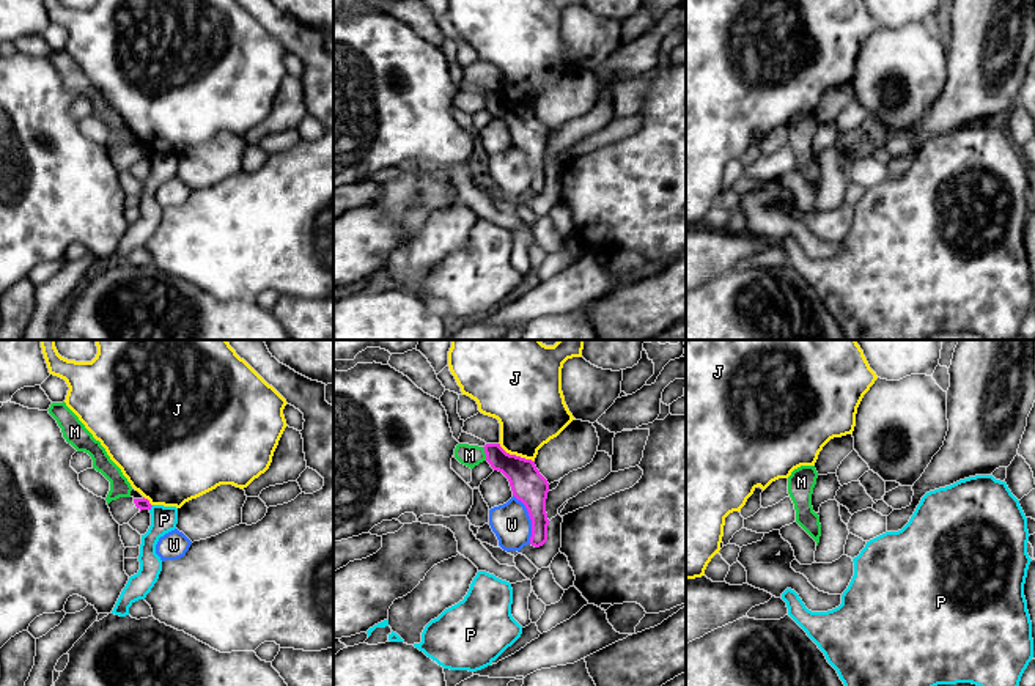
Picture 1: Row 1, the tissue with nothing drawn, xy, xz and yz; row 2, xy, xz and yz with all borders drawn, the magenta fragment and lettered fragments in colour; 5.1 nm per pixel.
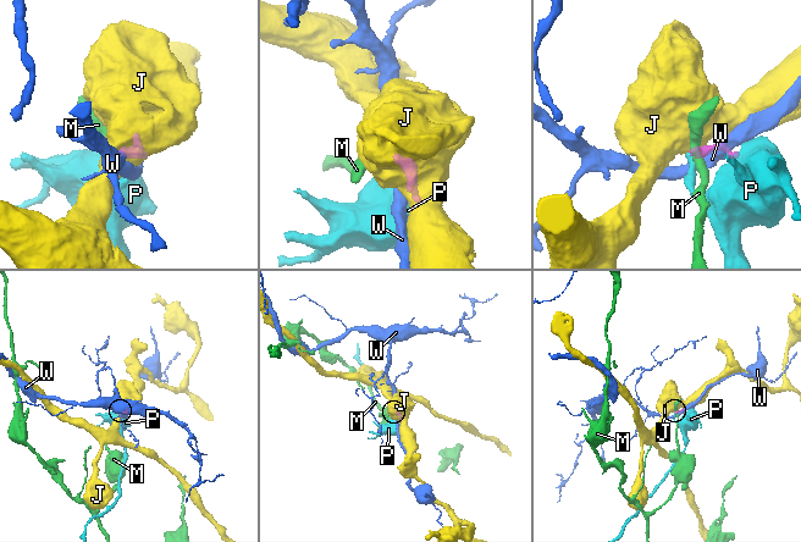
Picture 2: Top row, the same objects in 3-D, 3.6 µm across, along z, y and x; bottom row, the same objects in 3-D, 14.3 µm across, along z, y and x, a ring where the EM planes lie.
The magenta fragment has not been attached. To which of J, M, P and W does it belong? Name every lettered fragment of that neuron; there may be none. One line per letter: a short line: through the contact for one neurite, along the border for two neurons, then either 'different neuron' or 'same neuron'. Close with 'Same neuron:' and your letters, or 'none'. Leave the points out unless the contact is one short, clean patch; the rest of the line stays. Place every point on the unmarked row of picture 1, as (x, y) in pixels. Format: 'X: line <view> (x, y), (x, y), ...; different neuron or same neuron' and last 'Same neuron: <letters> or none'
J: different neuron
M: line xz (482, 95), (486, 107); different neuron
P: line xy (153, 153), (150, 158); different neuron
W: line xz (513, 142), (524, 153), (530, 167), (530, 191); different neuron
Same neuron: none

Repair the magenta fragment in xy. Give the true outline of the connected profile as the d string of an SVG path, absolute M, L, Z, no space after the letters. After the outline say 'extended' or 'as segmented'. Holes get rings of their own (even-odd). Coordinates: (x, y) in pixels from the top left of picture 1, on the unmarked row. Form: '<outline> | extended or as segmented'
M120 145L109 151L113 167L123 173L127 172L142 157L151 157L148 146Z | extended

